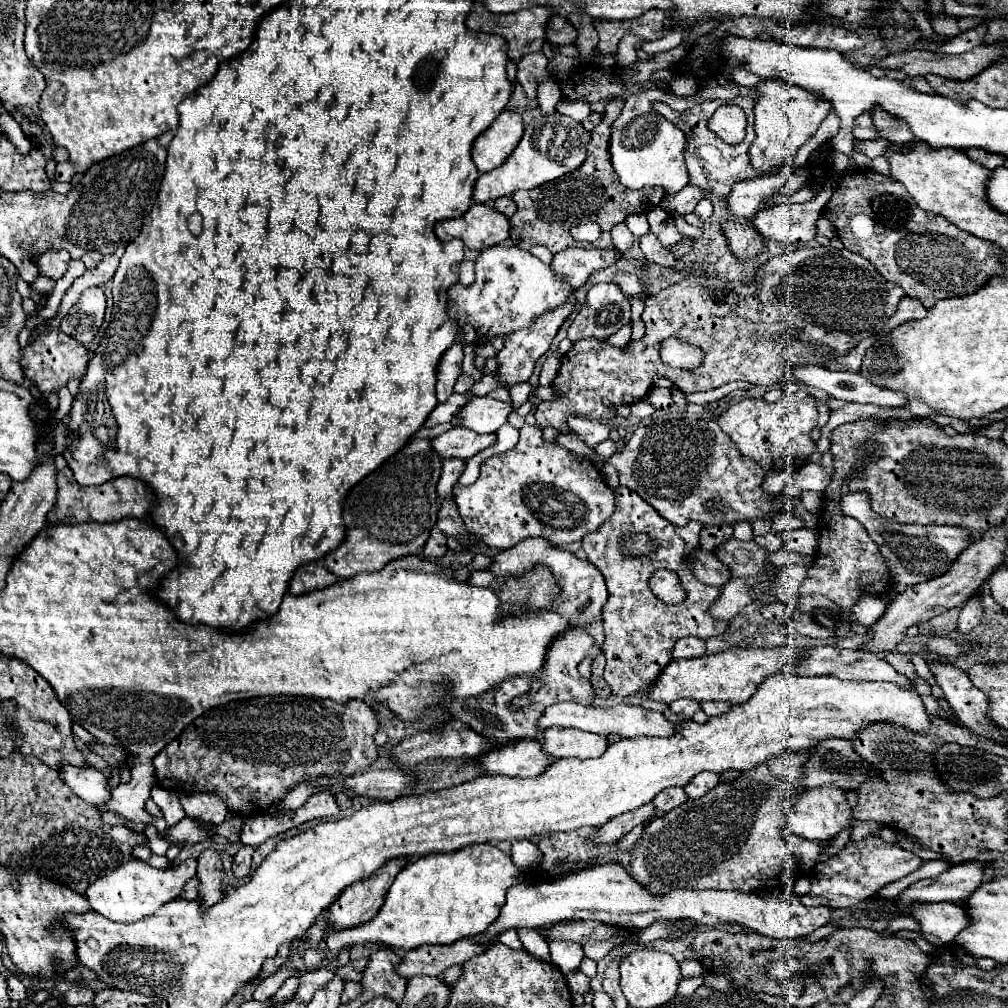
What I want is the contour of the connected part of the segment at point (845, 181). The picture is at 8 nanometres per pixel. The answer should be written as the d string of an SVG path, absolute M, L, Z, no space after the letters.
M856 168L854 172L846 174L840 180L840 186L834 190L832 198L828 200L828 204L824 206L822 216L834 224L838 238L850 252L862 254L876 266L876 270L886 280L898 284L906 292L906 296L920 300L926 308L932 308L932 304L940 298L970 294L976 288L984 286L992 278L992 274L1000 274L1000 270L1004 270L1000 264L1000 250L996 246L956 228L954 224L936 214L926 216L926 212L918 208L918 204L912 200L912 196L908 196L900 182L872 172L870 168Z

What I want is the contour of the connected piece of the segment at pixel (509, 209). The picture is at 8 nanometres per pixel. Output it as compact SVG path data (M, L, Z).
M510 196L498 198L498 200L494 202L494 208L496 208L498 212L502 212L506 218L512 218L512 214L516 212L516 204L514 204L514 200L512 200Z

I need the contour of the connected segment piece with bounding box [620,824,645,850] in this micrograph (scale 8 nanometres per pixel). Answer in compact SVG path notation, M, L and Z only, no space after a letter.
M641 824L636 826L632 832L628 832L628 834L626 834L626 836L620 840L620 848L622 848L622 850L632 848L632 844L634 844L634 842L640 838L640 834L643 833L644 828L644 825Z

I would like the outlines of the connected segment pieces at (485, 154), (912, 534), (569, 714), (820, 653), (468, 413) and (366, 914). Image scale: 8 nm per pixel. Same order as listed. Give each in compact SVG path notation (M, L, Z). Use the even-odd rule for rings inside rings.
M504 110L484 136L478 136L472 144L472 160L480 172L490 172L498 168L518 146L524 134L522 116L514 110Z
M844 486L842 494L844 494L844 498L840 500L842 512L864 524L870 538L878 544L884 562L888 562L888 568L892 570L892 582L896 584L898 592L944 574L950 568L950 564L958 558L958 554L970 544L970 532L964 528L888 522L868 506L864 492L848 492L848 488Z
M562 702L562 704L552 704L544 710L538 730L546 730L552 726L560 728L578 728L584 732L594 732L594 734L618 734L620 738L634 738L634 736L672 736L678 730L678 724L666 720L664 714L644 710L640 706L632 704L620 704L614 708L594 708L594 706L578 706L574 702Z
M824 646L824 648L810 648L806 652L806 656L802 658L798 670L798 676L824 676L824 674L832 674L836 678L844 678L844 680L862 680L862 682L894 682L900 688L908 688L912 686L912 682L898 674L884 658L878 658L878 654L868 654L864 650L842 650L842 648L832 648L832 646Z
M474 398L462 408L462 420L458 426L466 426L478 434L496 432L508 422L508 414L514 410L512 400L500 402L492 398Z
M392 858L380 870L376 870L372 878L366 878L356 886L348 886L348 890L344 890L344 894L340 894L340 898L330 906L328 932L354 928L372 920L384 904L390 884L404 866L406 858Z

